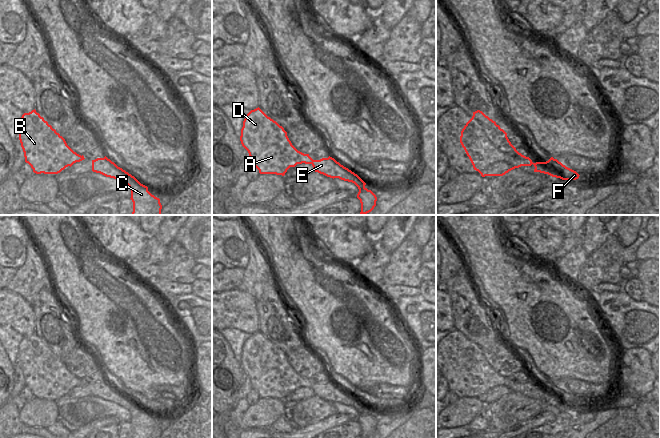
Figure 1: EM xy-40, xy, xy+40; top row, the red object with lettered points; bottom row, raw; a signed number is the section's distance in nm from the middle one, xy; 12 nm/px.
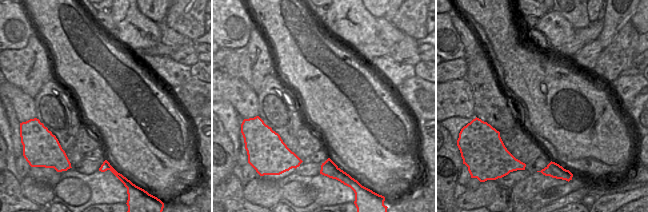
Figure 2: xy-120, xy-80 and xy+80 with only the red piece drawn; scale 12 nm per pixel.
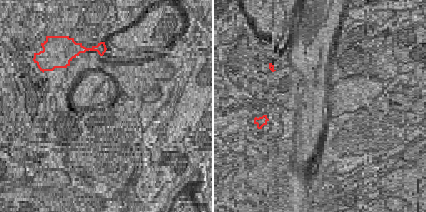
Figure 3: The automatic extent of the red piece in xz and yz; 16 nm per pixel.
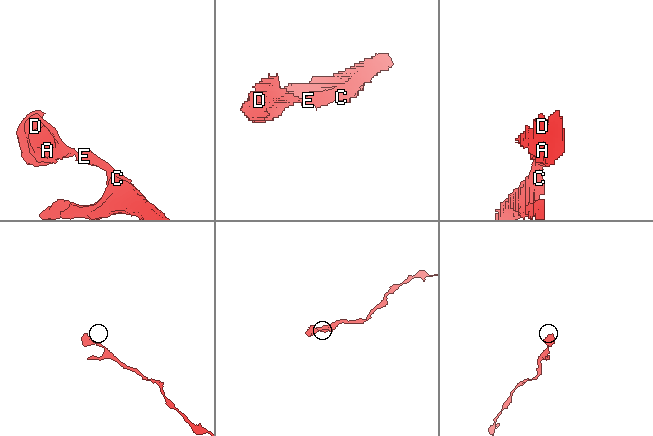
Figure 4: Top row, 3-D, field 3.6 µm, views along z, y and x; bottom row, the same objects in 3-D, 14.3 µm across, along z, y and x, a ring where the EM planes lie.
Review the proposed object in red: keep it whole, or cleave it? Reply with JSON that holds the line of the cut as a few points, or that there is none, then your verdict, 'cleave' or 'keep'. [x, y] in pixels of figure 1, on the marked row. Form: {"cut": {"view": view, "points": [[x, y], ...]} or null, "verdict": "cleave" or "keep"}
{"cut": null, "verdict": "keep"}

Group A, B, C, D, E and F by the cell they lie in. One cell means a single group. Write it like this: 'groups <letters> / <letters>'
groups A B C D E F

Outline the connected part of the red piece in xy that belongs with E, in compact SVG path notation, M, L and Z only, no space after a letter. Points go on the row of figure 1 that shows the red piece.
M259 107L251 110L243 121L240 141L260 174L284 176L290 167L297 164L311 164L315 170L330 178L339 178L354 183L359 192L360 215L371 212L377 197L368 190L366 183L354 172L341 165L334 158L313 160L309 154L298 151L291 143L287 132L276 121L268 117Z

